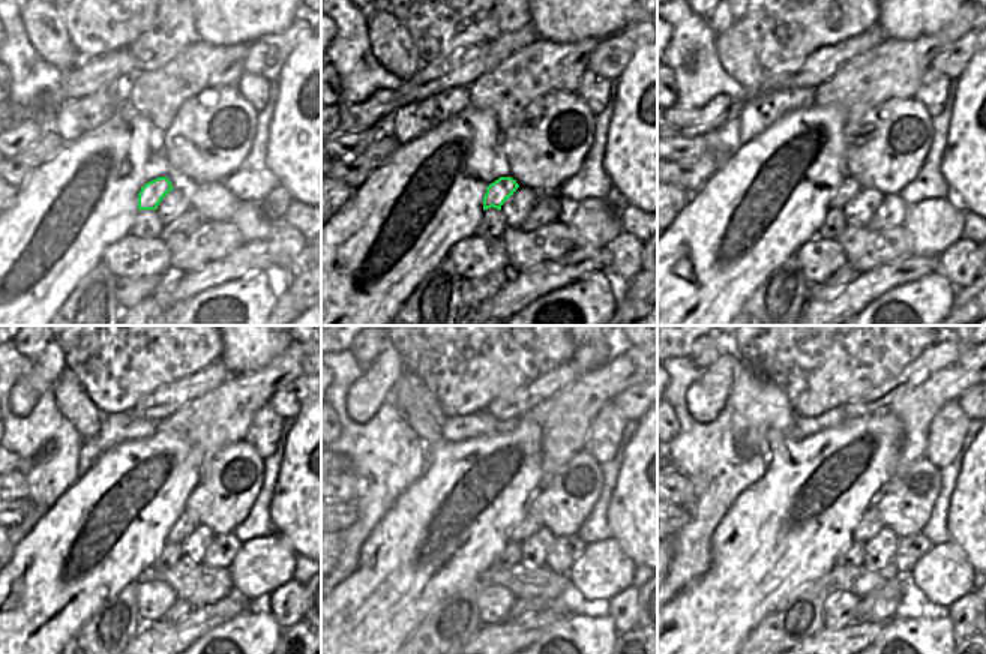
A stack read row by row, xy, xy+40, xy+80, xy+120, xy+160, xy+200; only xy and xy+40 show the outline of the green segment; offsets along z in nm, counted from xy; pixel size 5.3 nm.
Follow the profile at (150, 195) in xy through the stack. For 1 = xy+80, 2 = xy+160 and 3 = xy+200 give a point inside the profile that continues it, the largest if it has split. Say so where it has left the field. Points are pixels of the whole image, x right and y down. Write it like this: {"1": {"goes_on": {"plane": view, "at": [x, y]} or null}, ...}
{"1": {"goes_on": {"plane": "xy+80", "at": [848, 189]}}, "2": {"goes_on": {"plane": "xy+160", "at": [529, 525]}}, "3": {"goes_on": {"plane": "xy+200", "at": [871, 524]}}}

